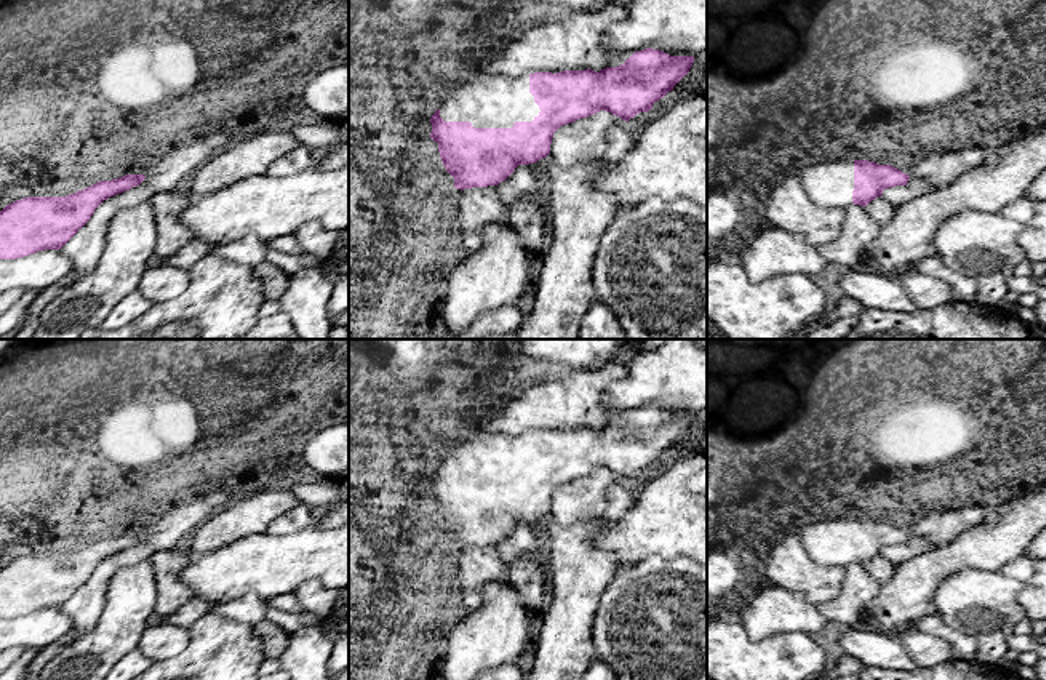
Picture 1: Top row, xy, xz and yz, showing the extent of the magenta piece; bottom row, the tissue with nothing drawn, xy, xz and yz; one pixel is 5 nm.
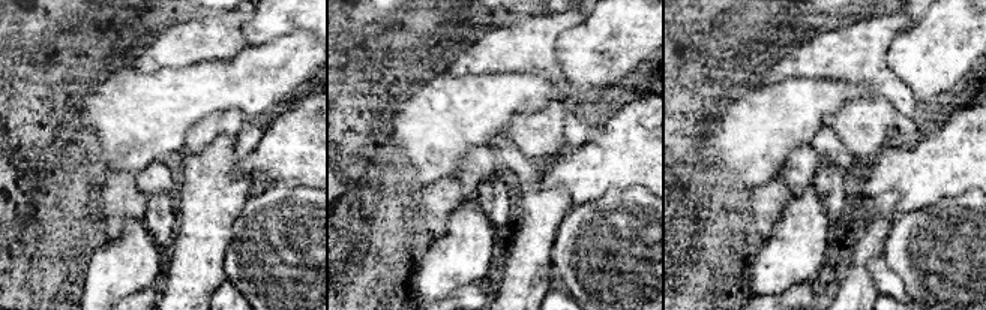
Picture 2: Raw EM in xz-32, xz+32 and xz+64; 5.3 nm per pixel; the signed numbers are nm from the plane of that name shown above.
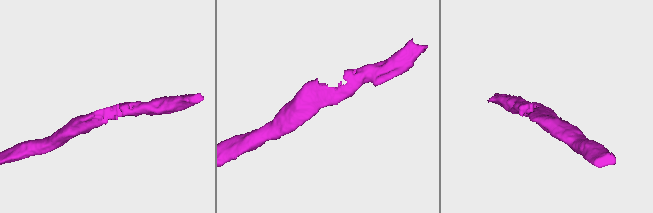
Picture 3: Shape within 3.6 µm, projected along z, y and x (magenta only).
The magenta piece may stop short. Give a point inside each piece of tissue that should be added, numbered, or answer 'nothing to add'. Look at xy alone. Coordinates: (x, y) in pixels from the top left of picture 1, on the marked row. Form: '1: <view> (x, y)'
nothing to add

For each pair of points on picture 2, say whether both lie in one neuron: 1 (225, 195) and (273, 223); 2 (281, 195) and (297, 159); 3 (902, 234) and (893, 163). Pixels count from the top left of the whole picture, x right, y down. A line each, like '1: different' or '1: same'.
1: different
2: different
3: different

